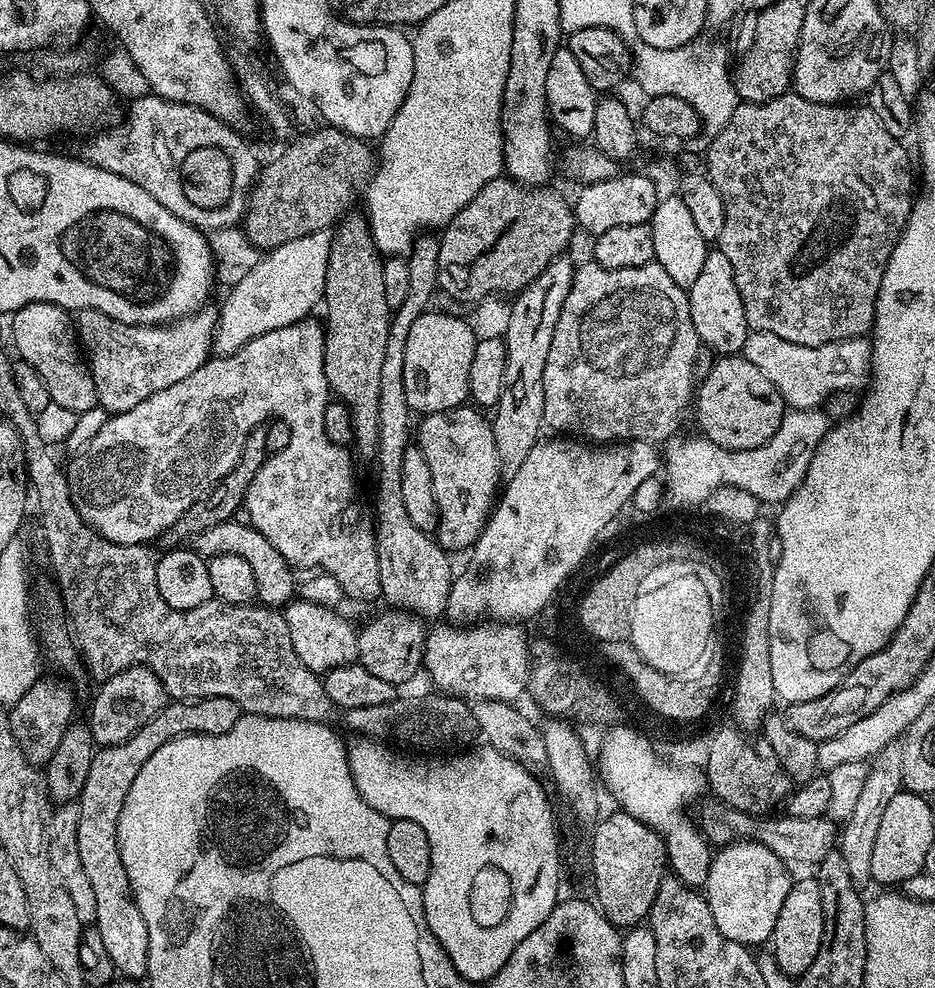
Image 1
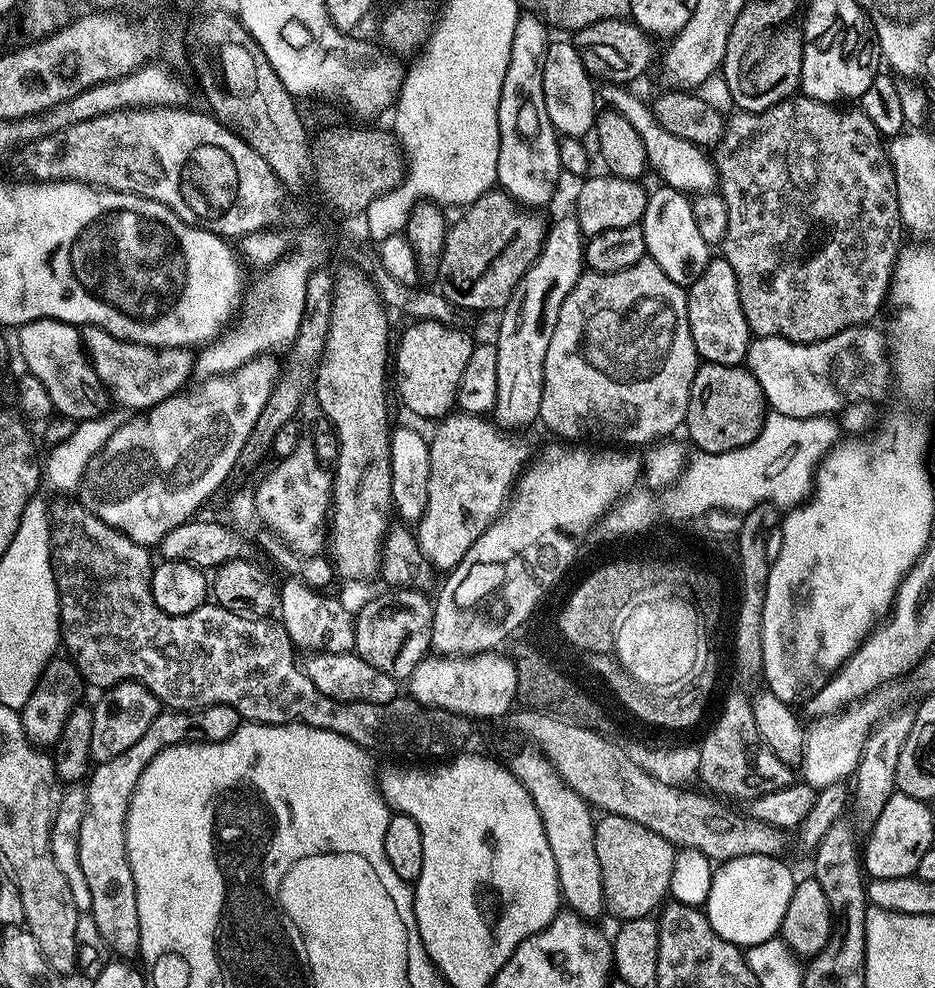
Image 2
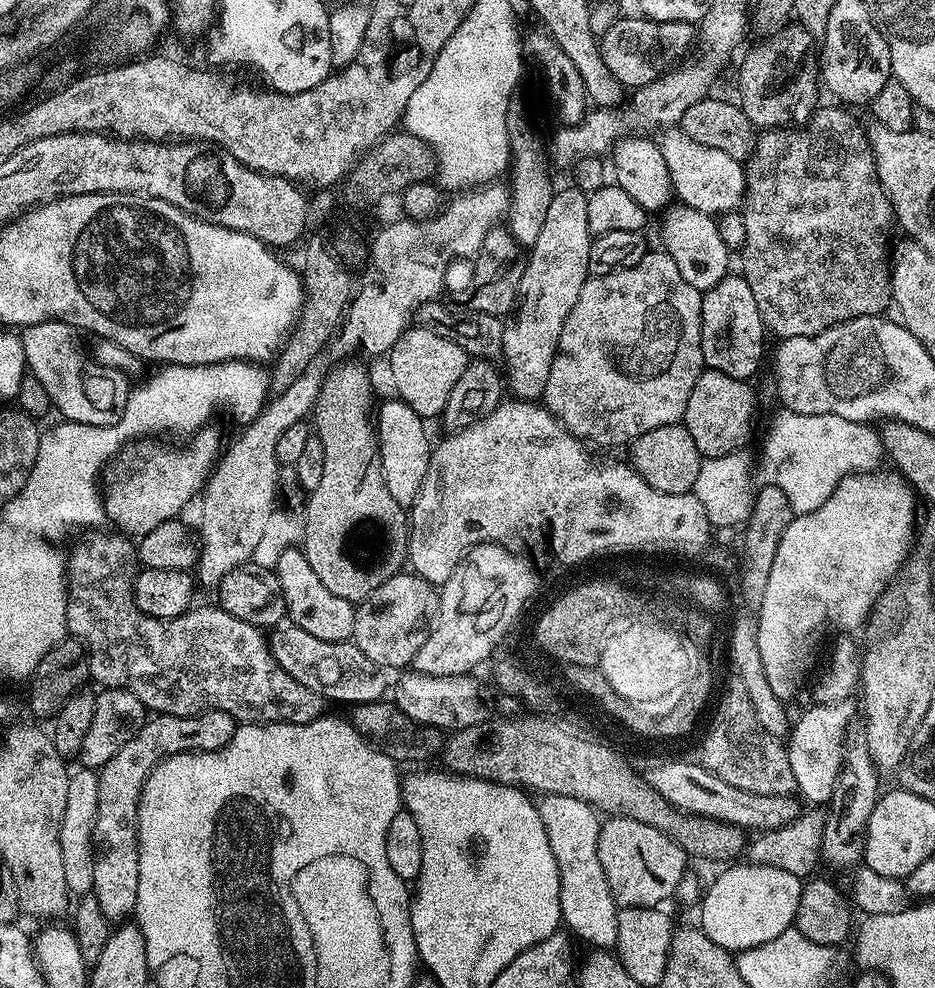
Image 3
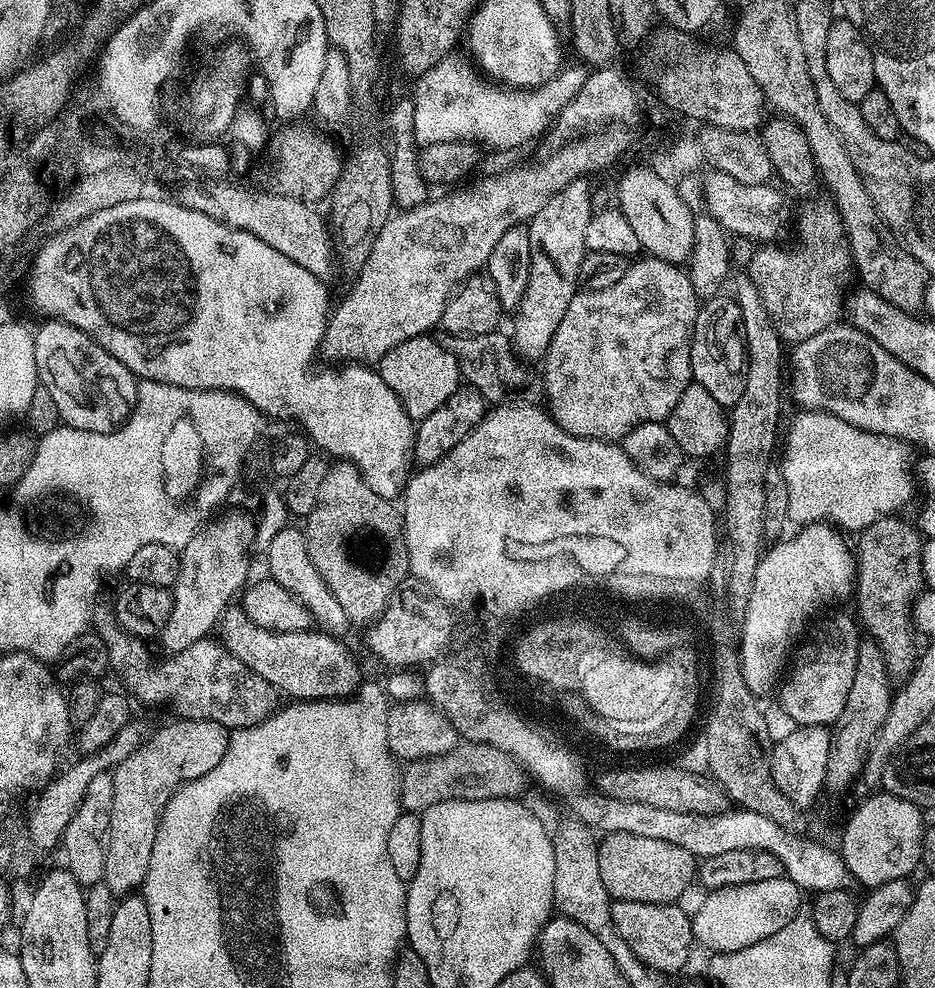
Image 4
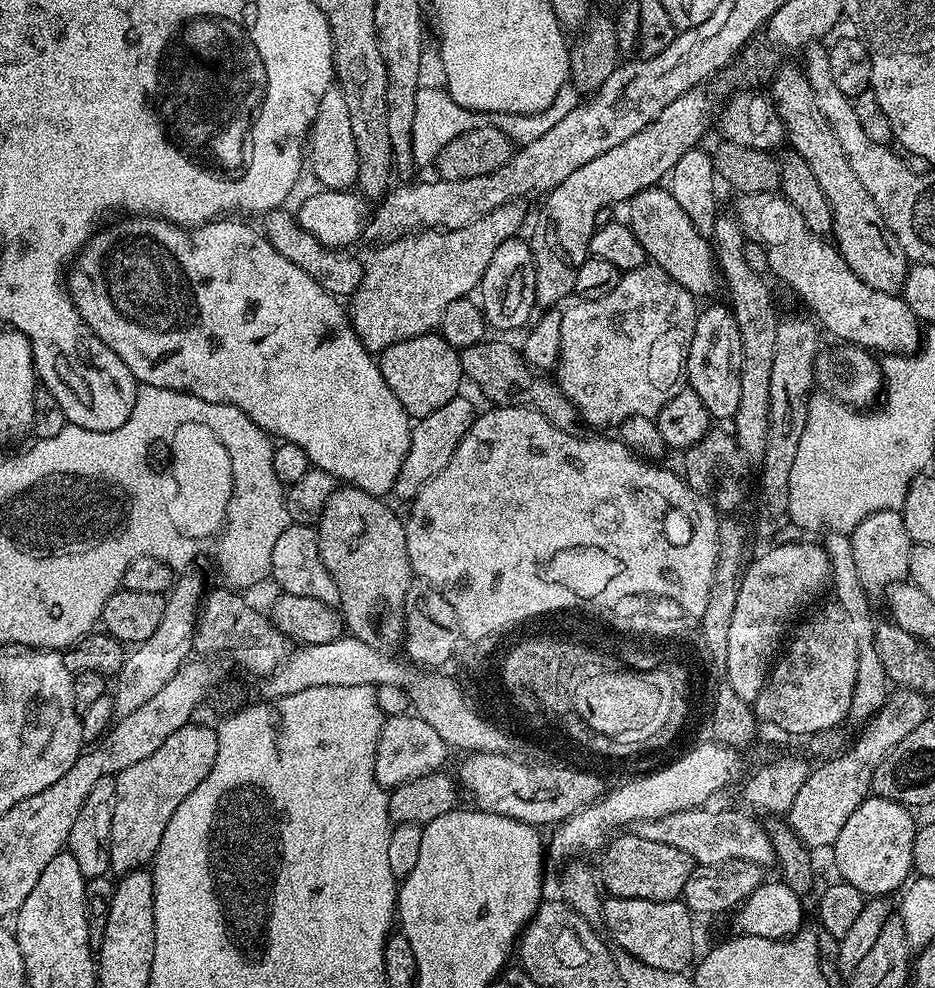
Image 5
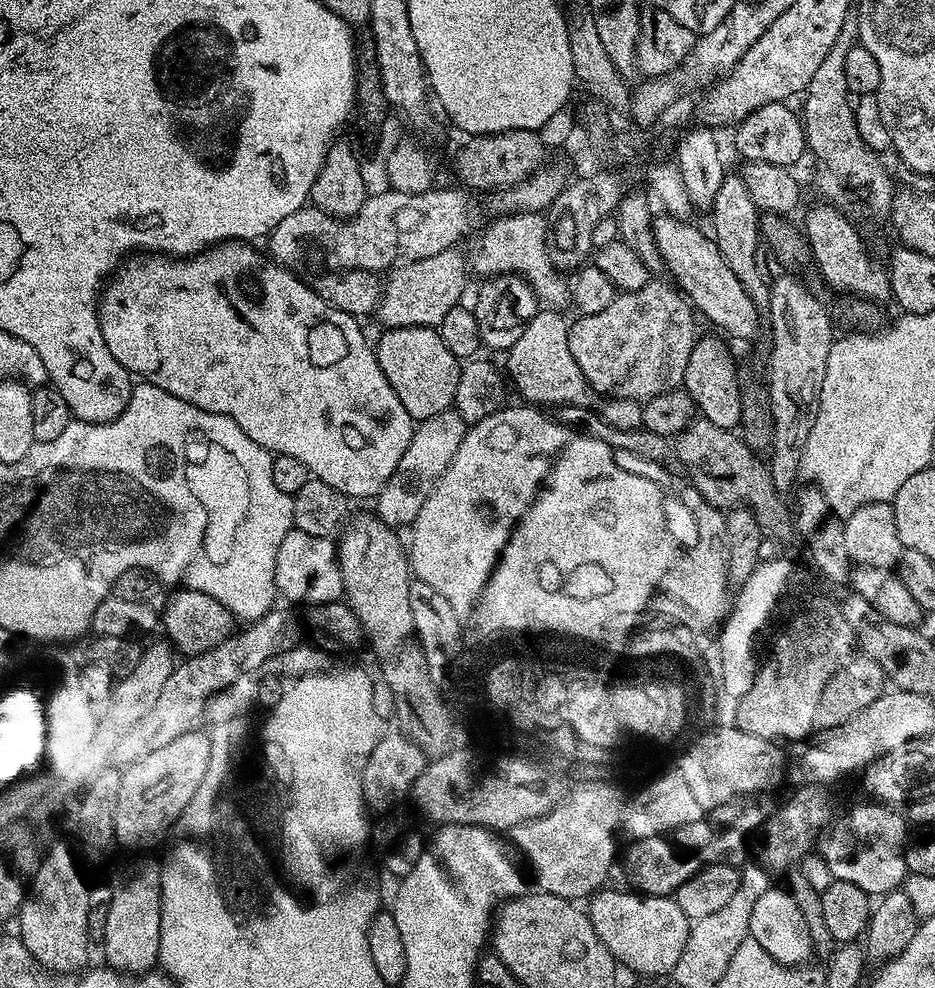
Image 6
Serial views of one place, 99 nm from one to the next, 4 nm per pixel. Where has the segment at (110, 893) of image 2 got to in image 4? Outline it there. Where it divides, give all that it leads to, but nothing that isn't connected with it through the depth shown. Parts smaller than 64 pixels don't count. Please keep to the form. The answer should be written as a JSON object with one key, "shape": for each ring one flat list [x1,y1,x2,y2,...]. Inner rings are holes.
{"shape":[[173,719,173,724,164,724,152,737,141,739,140,745,128,758,122,758,120,765,112,769,114,782,114,802,110,806,110,822,108,835,104,842,104,878,102,883,118,898,135,893,146,878,146,870,150,870,150,850,154,848,156,827,160,824,160,814,165,802,181,784,202,778,202,774,212,772,218,762,222,762,222,754,228,749,229,729,218,722,209,720]]}

